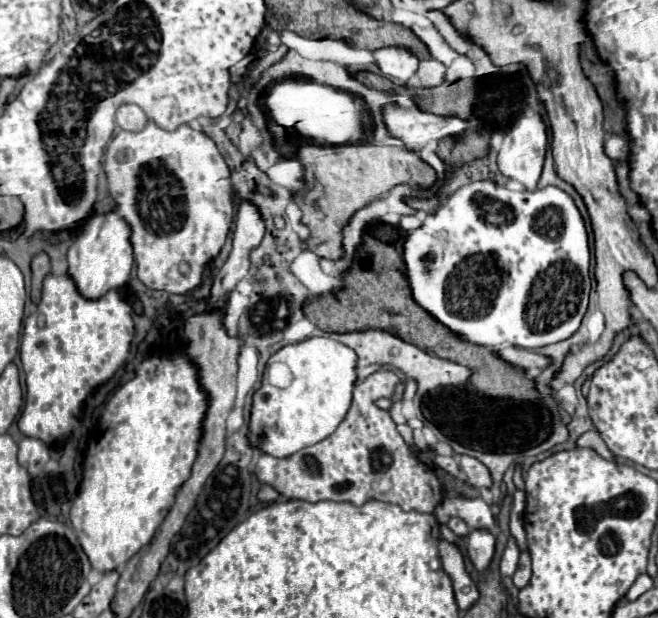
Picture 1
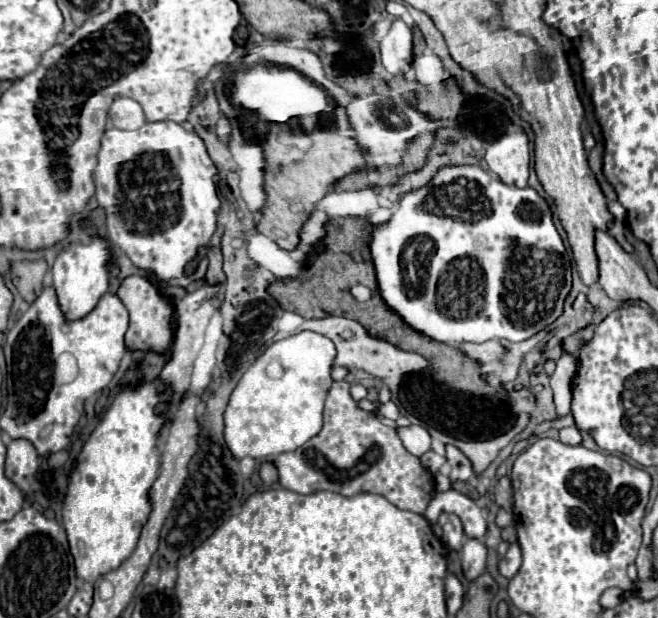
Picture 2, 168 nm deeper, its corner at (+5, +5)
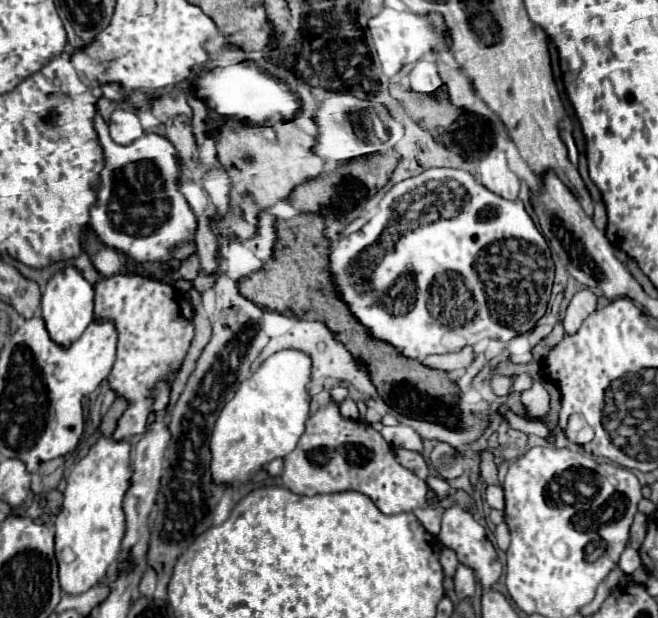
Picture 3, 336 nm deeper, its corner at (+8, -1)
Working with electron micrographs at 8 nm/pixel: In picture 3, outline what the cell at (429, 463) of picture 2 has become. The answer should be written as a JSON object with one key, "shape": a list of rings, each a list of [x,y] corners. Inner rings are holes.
{"shape":[[[396,450],[396,460],[404,466],[404,468],[408,468],[408,470],[412,470],[418,478],[422,478],[422,480],[426,480],[428,478],[428,474],[430,474],[430,468],[428,468],[428,462],[424,460],[424,456],[422,454],[418,454],[418,452],[410,452],[410,450]]]}

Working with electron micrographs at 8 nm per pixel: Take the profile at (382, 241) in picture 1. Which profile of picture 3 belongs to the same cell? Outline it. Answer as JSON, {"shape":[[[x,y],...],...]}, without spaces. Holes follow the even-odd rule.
{"shape":[[[300,214],[292,220],[278,222],[278,248],[276,260],[264,264],[264,268],[248,278],[240,280],[240,294],[248,300],[258,304],[260,308],[274,310],[274,312],[292,312],[296,318],[316,318],[320,322],[328,322],[344,342],[348,342],[348,350],[356,354],[356,358],[364,358],[368,368],[372,370],[372,382],[378,388],[382,400],[394,408],[394,388],[396,384],[410,382],[418,390],[438,396],[438,398],[458,398],[460,388],[456,382],[448,378],[448,372],[434,370],[424,366],[420,360],[406,358],[398,348],[388,342],[376,340],[370,336],[368,328],[358,322],[358,318],[350,312],[348,304],[338,298],[336,280],[330,272],[328,248],[330,240],[322,234],[324,232],[324,216],[320,214]]]}

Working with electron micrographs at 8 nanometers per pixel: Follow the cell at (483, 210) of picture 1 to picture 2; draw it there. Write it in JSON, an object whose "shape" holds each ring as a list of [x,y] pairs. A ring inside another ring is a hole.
{"shape":[[[443,166],[439,168],[439,172],[429,180],[429,184],[403,194],[393,210],[391,220],[375,226],[371,236],[373,240],[369,242],[369,250],[371,250],[373,264],[375,264],[379,296],[383,296],[383,302],[397,316],[401,316],[401,320],[409,324],[415,332],[421,332],[429,336],[431,340],[443,342],[449,346],[461,346],[463,342],[485,342],[493,338],[505,338],[511,342],[527,340],[529,336],[553,324],[553,320],[563,312],[563,302],[571,290],[571,258],[567,256],[563,240],[557,234],[547,202],[533,188],[507,186],[479,166]]]}

